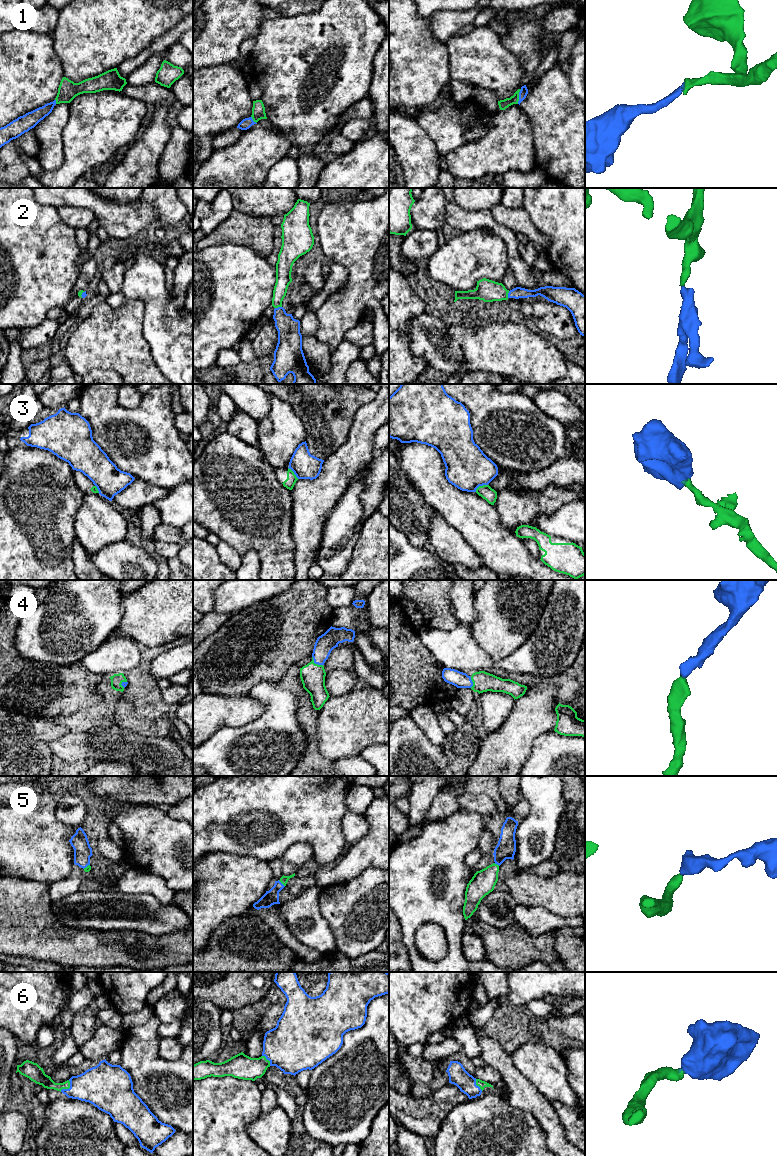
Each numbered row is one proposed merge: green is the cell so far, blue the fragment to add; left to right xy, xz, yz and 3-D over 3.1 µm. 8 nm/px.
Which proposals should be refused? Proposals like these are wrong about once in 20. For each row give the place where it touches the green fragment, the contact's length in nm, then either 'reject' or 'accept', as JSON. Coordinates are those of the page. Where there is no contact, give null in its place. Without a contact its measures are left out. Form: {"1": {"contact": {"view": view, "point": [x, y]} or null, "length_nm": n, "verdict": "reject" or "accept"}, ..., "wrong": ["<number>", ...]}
{"1": {"contact": {"view": "yz", "point": [518, 96]}, "length_nm": 120, "verdict": "accept"}, "2": {"contact": {"view": "xz", "point": [278, 306]}, "length_nm": 60, "verdict": "accept"}, "3": {"contact": {"view": "yz", "point": [480, 486]}, "length_nm": 120, "verdict": "reject"}, "4": {"contact": {"view": "xz", "point": [314, 663]}, "length_nm": 120, "verdict": "accept"}, "5": {"contact": {"view": "xz", "point": [281, 882]}, "length_nm": 80, "verdict": "accept"}, "6": {"contact": {"view": "xy", "point": [68, 1088]}, "length_nm": 120, "verdict": "accept"}, "wrong": ["3"]}

